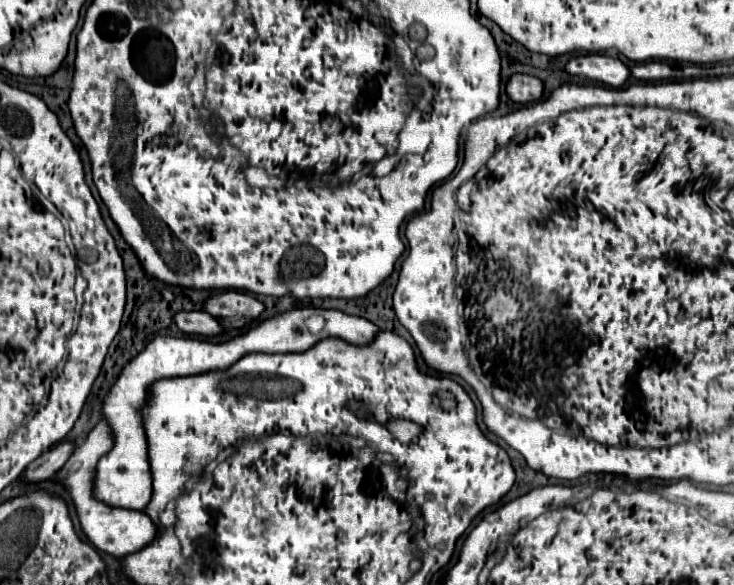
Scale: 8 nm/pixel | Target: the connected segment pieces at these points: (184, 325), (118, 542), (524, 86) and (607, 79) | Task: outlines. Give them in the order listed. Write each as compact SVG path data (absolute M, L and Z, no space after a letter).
M200 310L200 312L178 312L176 314L176 324L182 332L186 334L196 334L196 336L206 336L214 338L224 334L224 326L212 318L212 314Z
M100 420L94 426L94 430L82 440L82 444L74 450L70 460L62 466L62 470L58 472L58 480L64 482L66 488L70 490L70 496L78 510L82 530L90 538L90 542L98 550L120 558L148 546L158 536L158 528L156 524L152 524L152 520L148 520L146 512L136 512L128 508L110 508L108 504L100 504L100 500L96 500L92 492L92 480L96 474L96 464L100 456L108 454L108 448L112 448L112 428L108 428L106 420Z
M514 74L508 84L506 84L506 92L514 102L520 104L530 104L542 98L544 92L544 84L540 78L536 76L528 76L528 74Z
M586 54L586 56L572 58L566 64L566 72L574 76L590 78L600 84L608 84L612 88L624 86L630 78L628 66L622 60L612 58L608 54Z

